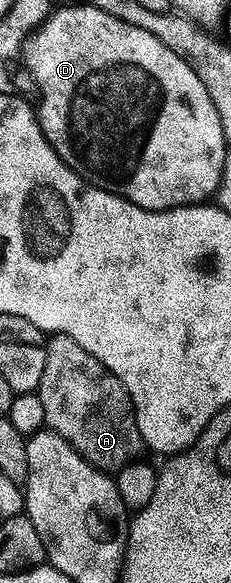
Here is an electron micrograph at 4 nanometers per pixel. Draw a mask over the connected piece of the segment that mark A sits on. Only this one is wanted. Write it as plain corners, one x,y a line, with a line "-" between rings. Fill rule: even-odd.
56,333
48,336
45,344
43,377
35,394
43,403
45,427
63,437
63,441
72,445
89,464
99,468
100,471
116,473
134,462
140,456
137,454
143,451
139,425
137,418
133,416
133,402
129,400
129,394
121,379
115,377
115,373
108,371
91,353
87,353
87,349
83,349
83,345
79,345
71,337

